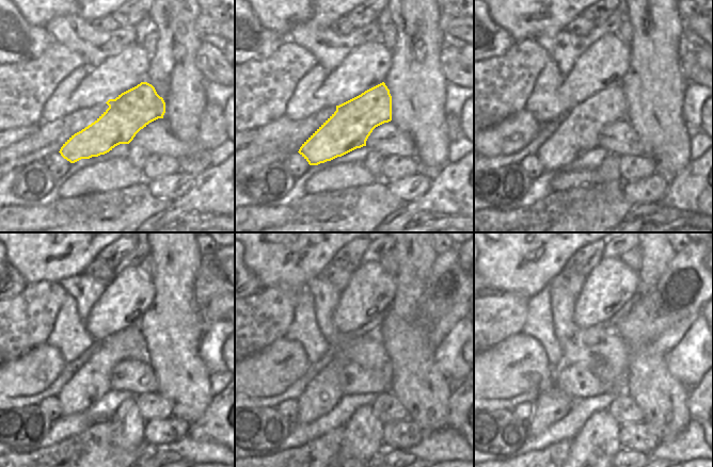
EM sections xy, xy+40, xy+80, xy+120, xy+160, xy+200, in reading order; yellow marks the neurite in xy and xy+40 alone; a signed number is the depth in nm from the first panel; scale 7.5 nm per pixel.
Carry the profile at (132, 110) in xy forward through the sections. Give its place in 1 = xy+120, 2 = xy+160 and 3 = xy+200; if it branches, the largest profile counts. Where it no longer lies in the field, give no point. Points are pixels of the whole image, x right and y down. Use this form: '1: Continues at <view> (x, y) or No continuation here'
1: Continues at xy+120 (92, 382)
2: Continues at xy+160 (320, 396)
3: Continues at xy+200 (550, 407).

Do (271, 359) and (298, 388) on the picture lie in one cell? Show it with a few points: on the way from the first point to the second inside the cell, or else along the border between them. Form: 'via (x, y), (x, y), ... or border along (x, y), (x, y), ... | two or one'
border along (310, 364), (289, 386), (272, 397) | two

